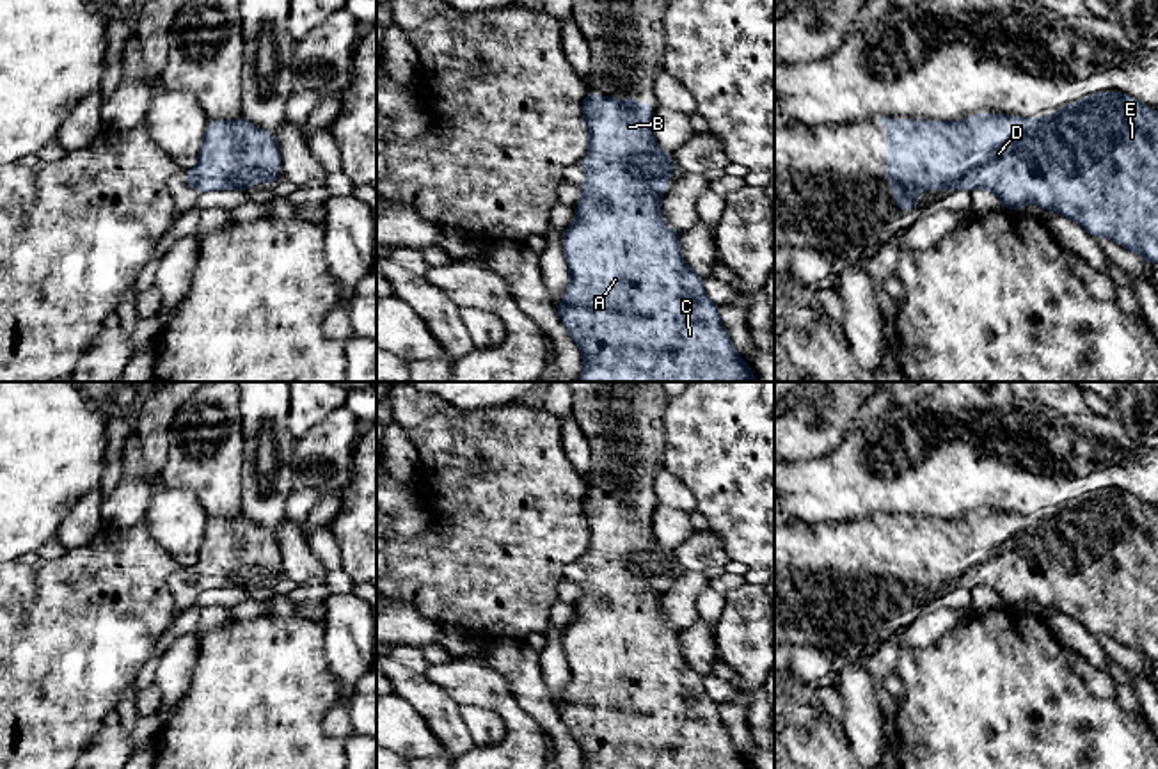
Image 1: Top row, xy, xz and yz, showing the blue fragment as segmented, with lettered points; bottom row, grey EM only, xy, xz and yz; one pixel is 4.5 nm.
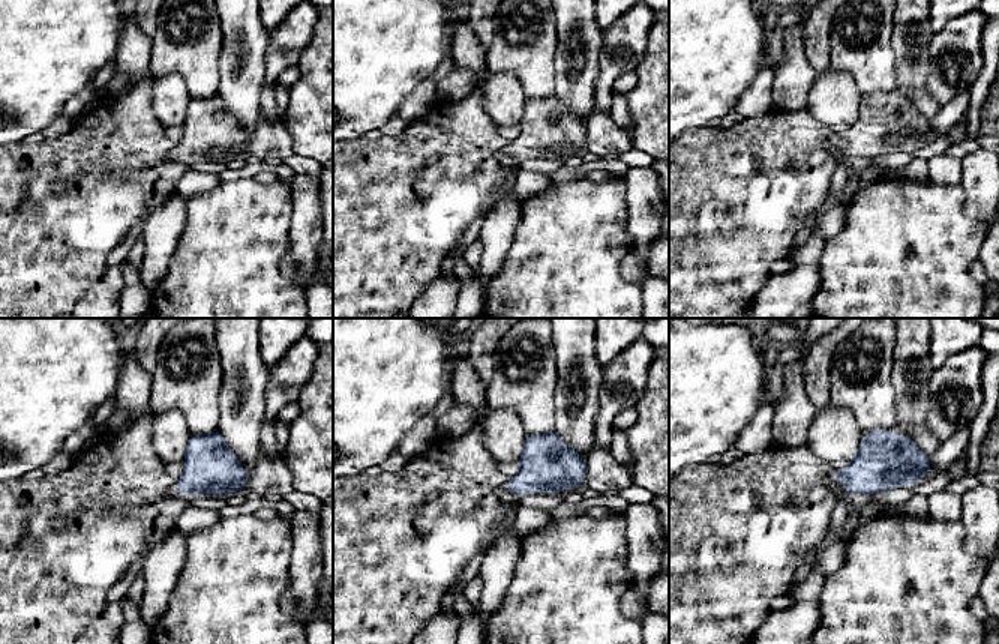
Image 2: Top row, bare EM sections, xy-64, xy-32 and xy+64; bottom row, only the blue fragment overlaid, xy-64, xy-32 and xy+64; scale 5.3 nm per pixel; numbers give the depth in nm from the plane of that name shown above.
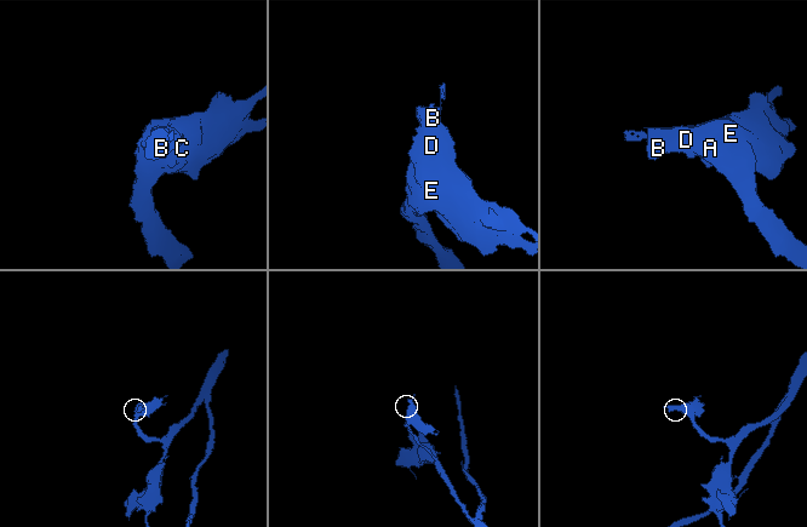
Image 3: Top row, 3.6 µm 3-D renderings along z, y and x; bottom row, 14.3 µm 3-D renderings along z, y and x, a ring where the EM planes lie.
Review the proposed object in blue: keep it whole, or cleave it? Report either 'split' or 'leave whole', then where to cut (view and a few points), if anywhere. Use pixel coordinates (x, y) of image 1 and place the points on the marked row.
leave whole | no cut

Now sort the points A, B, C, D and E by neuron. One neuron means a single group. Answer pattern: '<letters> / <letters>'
A B C D E

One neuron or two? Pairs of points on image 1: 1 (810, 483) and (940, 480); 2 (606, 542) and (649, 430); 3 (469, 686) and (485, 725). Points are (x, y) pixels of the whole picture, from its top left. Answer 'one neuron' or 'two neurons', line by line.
1: one neuron
2: one neuron
3: two neurons

